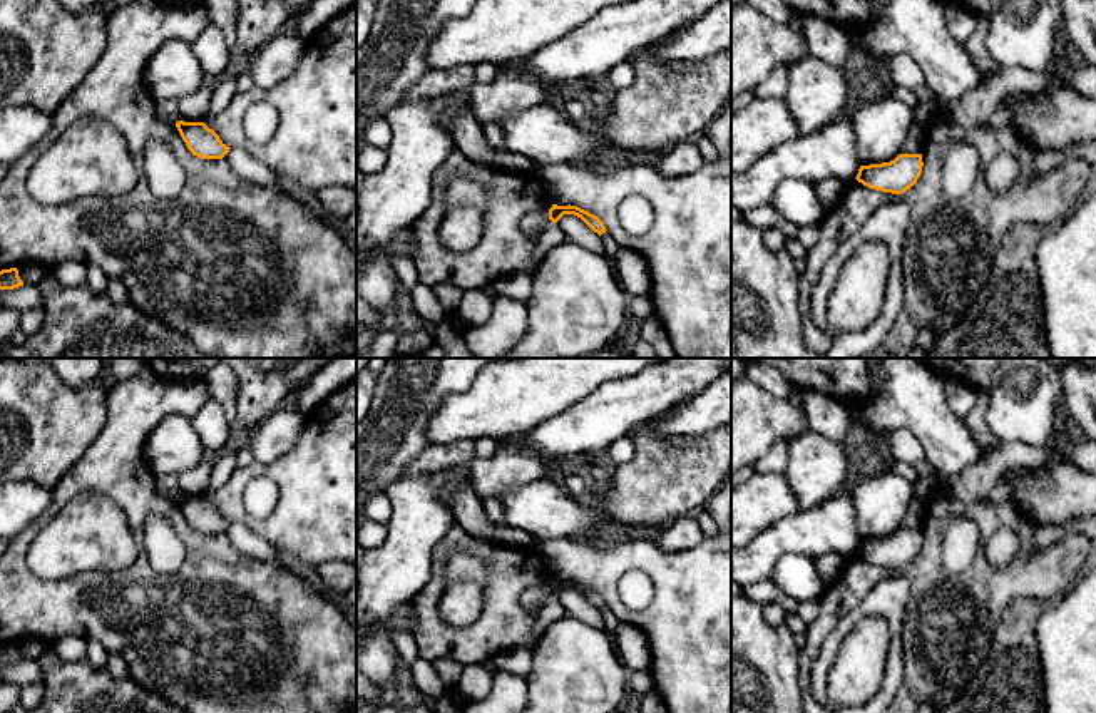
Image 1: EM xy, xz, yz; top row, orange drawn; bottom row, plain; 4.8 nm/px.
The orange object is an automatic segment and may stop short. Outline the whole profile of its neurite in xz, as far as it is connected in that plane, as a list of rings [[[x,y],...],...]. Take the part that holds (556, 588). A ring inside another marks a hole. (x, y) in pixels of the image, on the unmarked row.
[[[552,579],[552,582],[549,584],[549,594],[551,594],[551,598],[539,609],[537,623],[535,623],[535,628],[534,628],[534,634],[535,636],[540,636],[540,633],[552,621],[557,621],[557,619],[561,619],[566,614],[564,606],[557,599],[557,596],[564,589],[574,589],[574,591],[581,592],[599,611],[607,606],[606,601],[604,601],[604,598],[597,591],[594,591],[594,589],[591,589],[591,587],[577,582],[577,581],[571,581],[571,579],[569,581],[557,581],[557,579]]]

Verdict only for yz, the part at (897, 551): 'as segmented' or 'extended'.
as segmented

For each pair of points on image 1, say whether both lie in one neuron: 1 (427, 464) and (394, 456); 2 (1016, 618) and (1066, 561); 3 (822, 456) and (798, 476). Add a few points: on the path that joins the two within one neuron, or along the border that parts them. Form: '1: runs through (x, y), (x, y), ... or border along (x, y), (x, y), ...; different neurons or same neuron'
1: border along (429, 444), (400, 476); different neurons
2: border along (1053, 600), (1014, 598), (999, 616); different neurons
3: runs through (817, 461), (804, 472); same neuron

